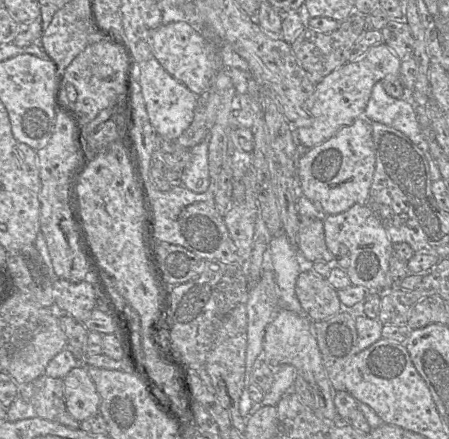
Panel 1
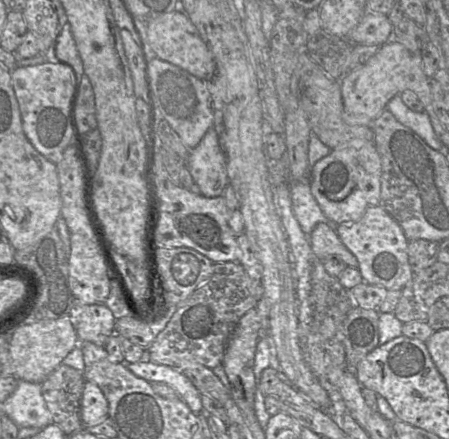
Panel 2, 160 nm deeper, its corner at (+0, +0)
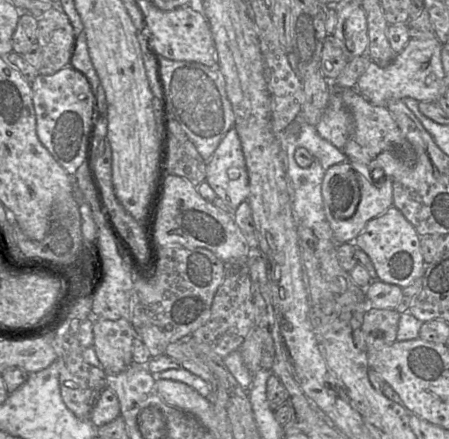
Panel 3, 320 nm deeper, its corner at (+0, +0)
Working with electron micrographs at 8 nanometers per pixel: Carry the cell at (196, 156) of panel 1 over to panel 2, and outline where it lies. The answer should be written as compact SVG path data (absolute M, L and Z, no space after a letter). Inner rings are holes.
M213 128L206 132L196 147L190 149L186 166L205 197L222 196L230 184L226 156Z

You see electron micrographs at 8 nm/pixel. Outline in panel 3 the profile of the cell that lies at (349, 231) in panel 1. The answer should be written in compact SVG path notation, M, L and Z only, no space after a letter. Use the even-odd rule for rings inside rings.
M394 206L371 219L352 244L364 251L371 259L377 279L401 288L422 278L426 264L420 246L421 236L414 226Z

